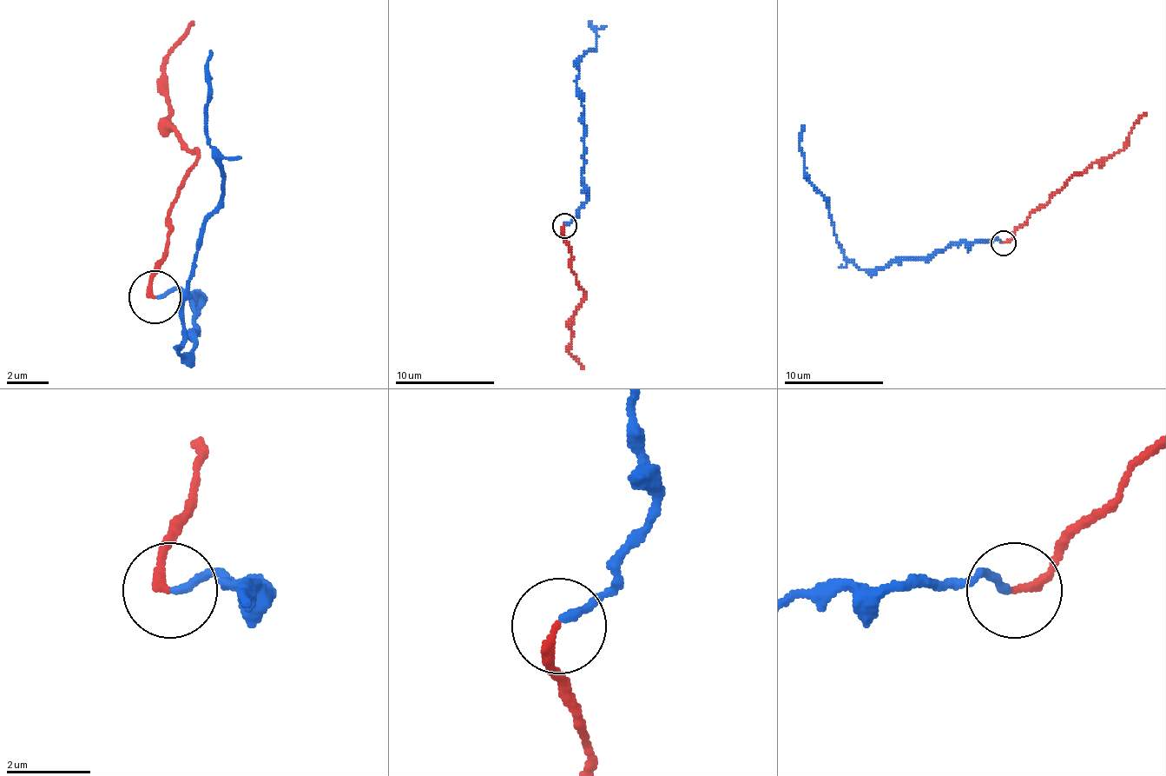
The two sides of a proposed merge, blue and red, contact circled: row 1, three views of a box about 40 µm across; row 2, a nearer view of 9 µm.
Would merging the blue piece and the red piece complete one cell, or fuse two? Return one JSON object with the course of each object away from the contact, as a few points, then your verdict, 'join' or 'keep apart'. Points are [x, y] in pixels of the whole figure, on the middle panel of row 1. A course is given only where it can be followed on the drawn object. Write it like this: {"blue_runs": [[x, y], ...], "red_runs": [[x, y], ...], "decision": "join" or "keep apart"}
{"blue_runs": [[563, 225], [586, 200], [583, 108], [576, 81], [596, 34], [591, 26]], "red_runs": [[563, 225], [571, 272], [583, 296], [581, 307], [571, 316], [569, 354], [583, 368]], "decision": "keep apart"}

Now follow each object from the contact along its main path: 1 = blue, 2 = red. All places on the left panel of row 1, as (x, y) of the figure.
1: (154, 295), (200, 295), (190, 301), (195, 343), (180, 354), (185, 311), (221, 169), (206, 142), (211, 48)
2: (154, 295), (169, 206), (195, 154), (169, 127), (169, 96), (164, 53), (195, 22)

